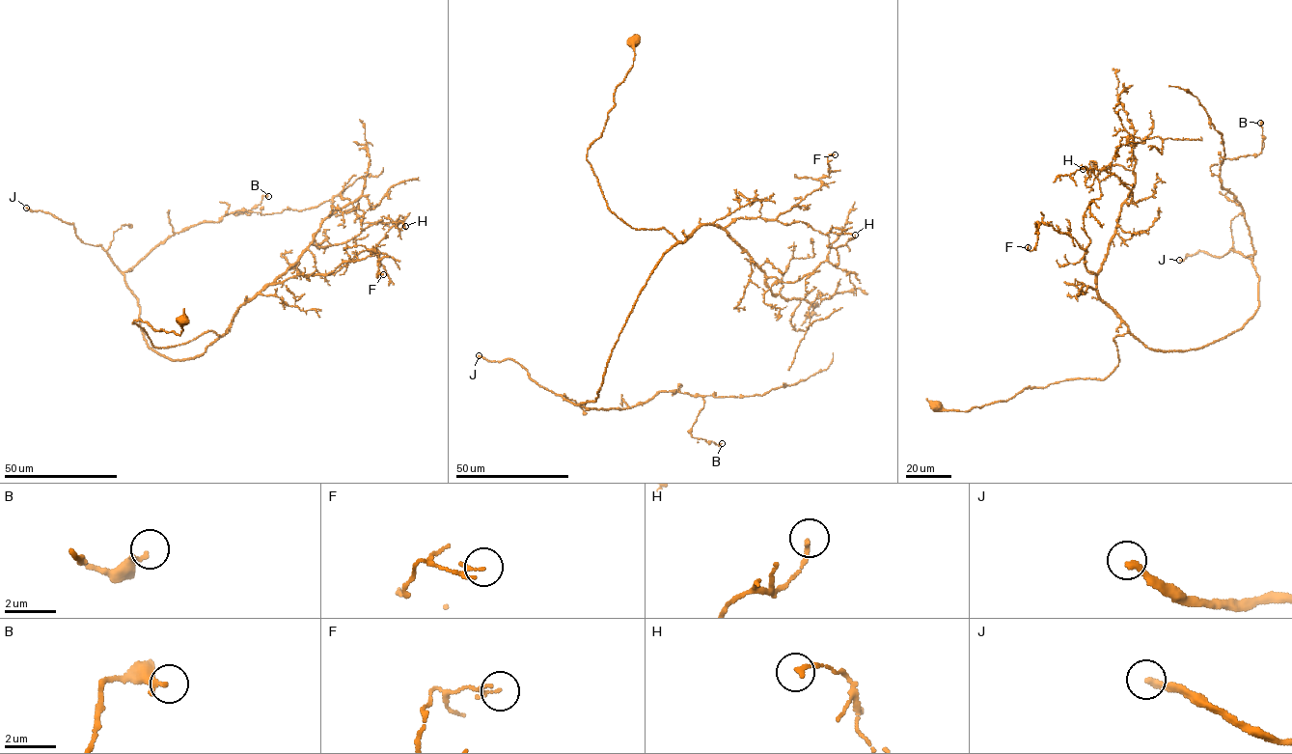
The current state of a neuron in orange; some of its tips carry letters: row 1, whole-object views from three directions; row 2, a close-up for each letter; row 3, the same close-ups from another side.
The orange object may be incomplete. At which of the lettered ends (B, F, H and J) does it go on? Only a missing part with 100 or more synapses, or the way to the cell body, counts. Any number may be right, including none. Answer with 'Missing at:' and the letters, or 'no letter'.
Missing at: J

